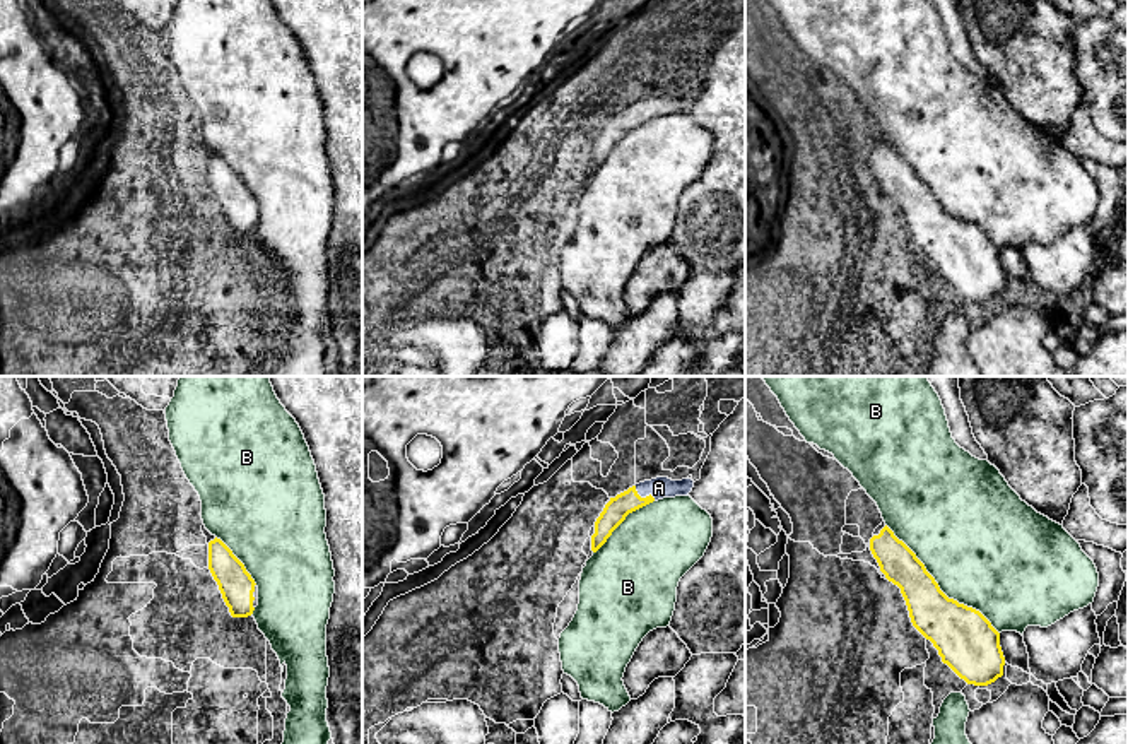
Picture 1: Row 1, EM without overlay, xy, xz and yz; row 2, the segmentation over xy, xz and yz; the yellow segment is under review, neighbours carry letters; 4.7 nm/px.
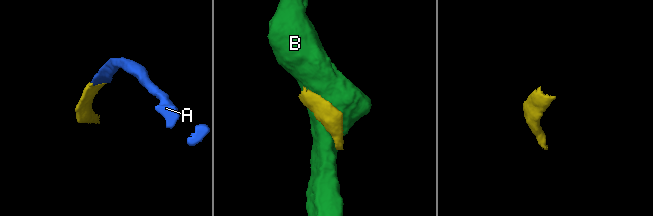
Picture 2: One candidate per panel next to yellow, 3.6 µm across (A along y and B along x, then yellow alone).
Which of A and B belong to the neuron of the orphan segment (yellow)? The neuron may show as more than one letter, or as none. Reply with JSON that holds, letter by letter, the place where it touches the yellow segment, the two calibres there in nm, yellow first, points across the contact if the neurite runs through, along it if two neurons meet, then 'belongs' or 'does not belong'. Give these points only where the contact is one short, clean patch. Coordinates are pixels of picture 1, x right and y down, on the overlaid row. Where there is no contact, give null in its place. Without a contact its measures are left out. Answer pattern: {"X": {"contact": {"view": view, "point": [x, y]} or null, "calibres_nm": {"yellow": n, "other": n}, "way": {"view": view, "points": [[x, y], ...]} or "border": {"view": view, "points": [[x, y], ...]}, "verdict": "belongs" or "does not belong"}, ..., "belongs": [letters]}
{"A": {"contact": {"view": "xz", "point": [643, 498]}, "calibres_nm": {"yellow": 110, "other": 100}, "way": {"view": "xz", "points": [[617, 508], [634, 498], [643, 498], [658, 488]]}, "verdict": "belongs"}, "B": {"contact": {"view": "yz", "point": [939, 587]}, "calibres_nm": {"yellow": 260, "other": 500}, "verdict": "does not belong"}, "belongs": ["A"]}

